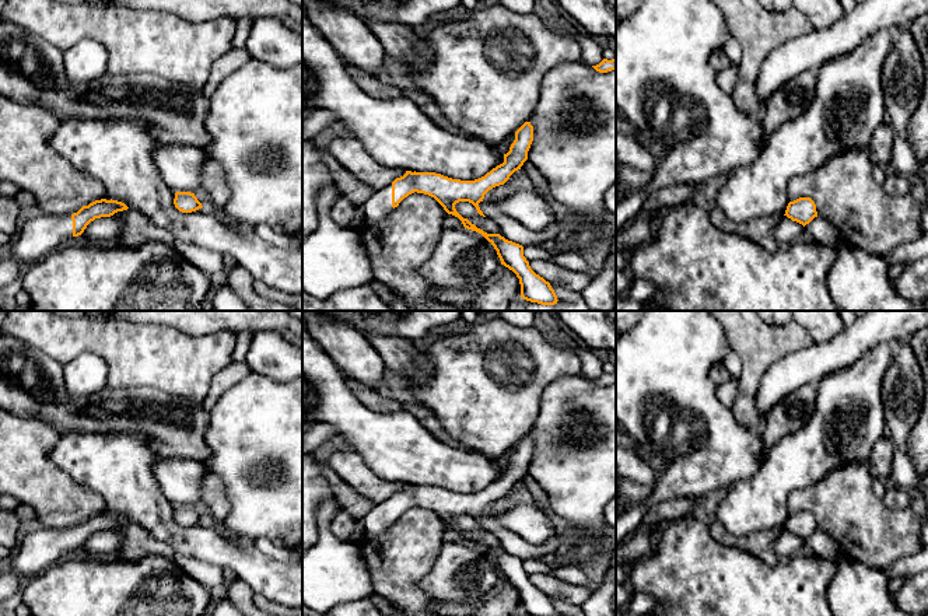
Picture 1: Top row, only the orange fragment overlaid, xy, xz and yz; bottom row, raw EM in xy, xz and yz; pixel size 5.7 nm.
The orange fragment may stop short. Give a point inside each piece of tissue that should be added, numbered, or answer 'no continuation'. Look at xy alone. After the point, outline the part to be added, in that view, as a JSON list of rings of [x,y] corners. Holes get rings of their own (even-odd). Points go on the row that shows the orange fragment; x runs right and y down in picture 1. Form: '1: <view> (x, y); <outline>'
1: xy (39, 235); [[[71,214],[39,216],[25,223],[11,238],[7,253],[20,260],[34,262],[73,238]]]

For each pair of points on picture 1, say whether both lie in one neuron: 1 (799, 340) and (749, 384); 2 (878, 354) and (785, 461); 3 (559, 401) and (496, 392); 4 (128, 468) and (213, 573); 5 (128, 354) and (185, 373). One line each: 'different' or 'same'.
1: same
2: same
3: different
4: different
5: same

